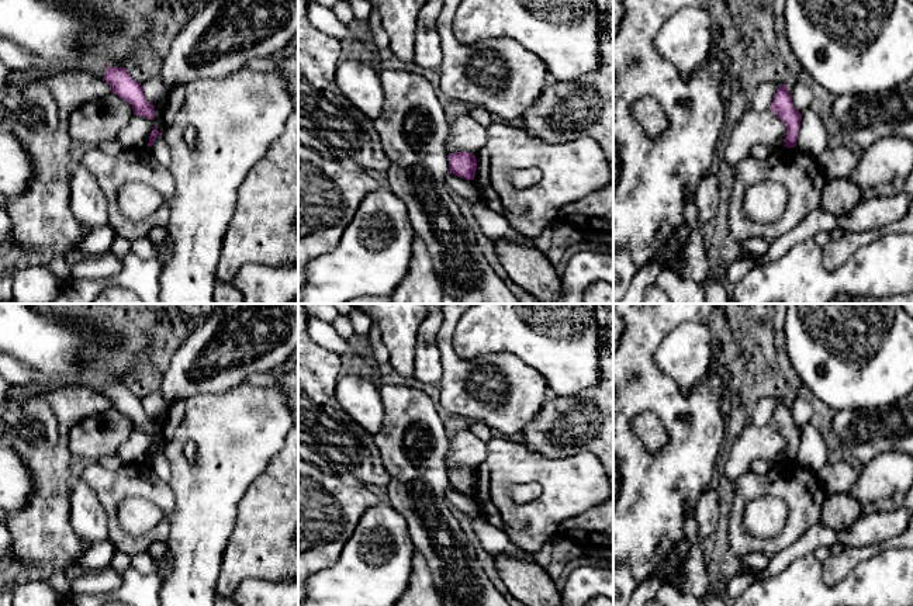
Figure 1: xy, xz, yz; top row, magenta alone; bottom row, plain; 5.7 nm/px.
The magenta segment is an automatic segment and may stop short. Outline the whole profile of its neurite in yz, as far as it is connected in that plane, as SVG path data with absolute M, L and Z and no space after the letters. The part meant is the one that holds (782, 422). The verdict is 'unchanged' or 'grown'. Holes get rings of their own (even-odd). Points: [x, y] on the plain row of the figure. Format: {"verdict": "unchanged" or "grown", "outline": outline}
{"verdict": "unchanged", "outline": "M781 399L777 405L774 416L770 425L784 437L786 441L785 460L786 463L795 463L802 436L802 429L793 422L791 408L785 399Z"}

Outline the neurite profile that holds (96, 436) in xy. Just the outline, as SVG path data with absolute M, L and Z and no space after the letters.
M114 408L87 416L69 432L72 457L93 463L117 454L132 432L132 420Z

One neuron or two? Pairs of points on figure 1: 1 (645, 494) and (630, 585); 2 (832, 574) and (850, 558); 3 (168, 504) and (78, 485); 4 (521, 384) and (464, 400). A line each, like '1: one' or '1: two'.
1: two
2: one
3: two
4: one

